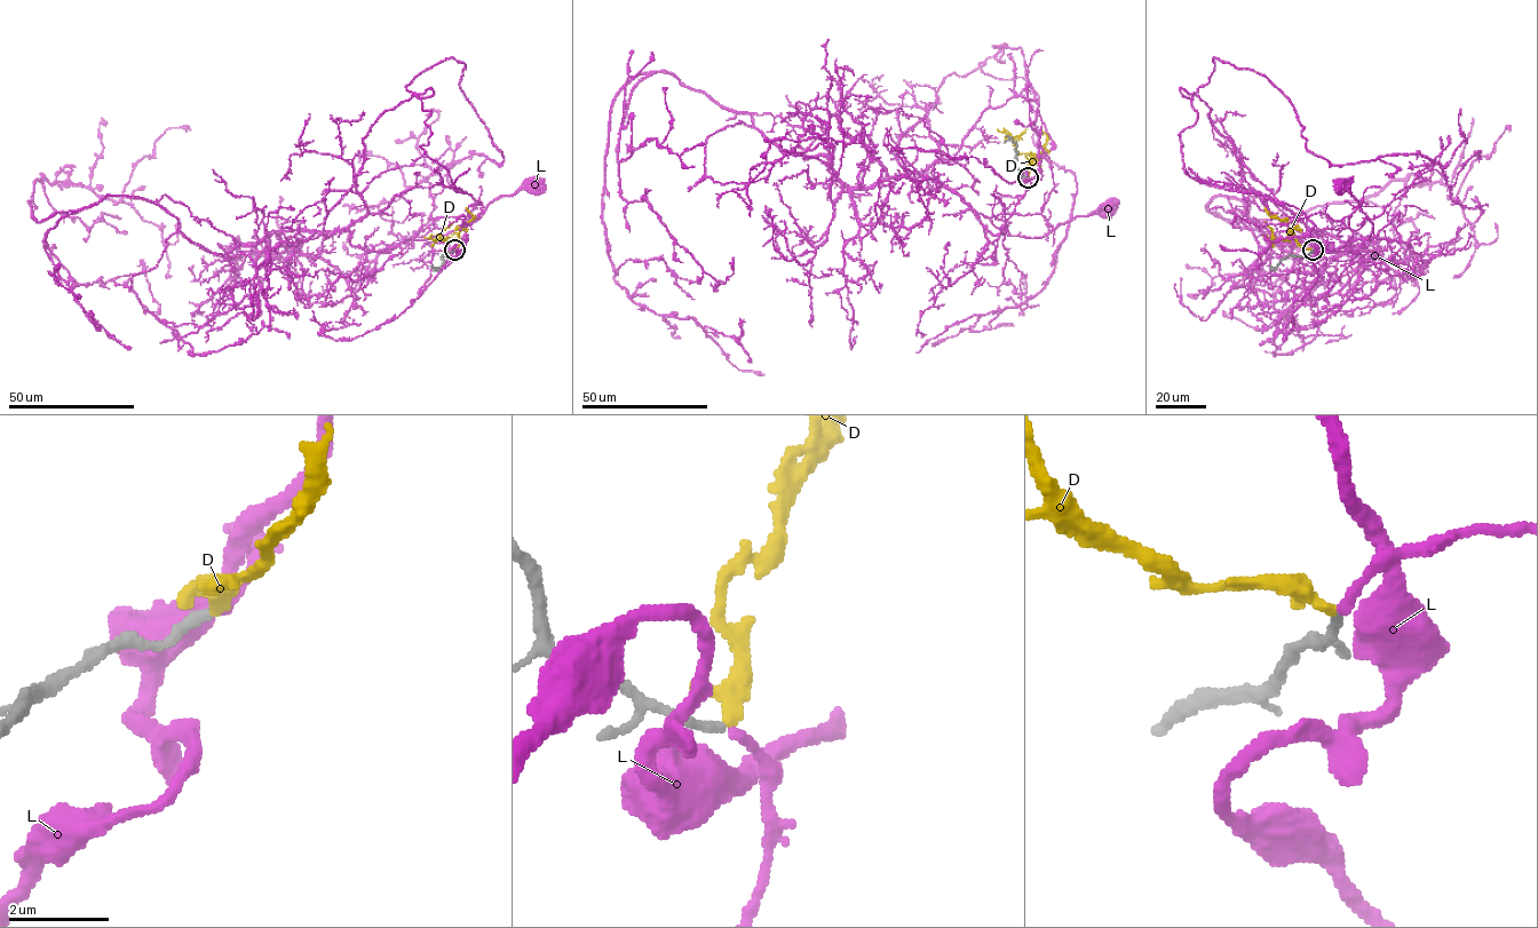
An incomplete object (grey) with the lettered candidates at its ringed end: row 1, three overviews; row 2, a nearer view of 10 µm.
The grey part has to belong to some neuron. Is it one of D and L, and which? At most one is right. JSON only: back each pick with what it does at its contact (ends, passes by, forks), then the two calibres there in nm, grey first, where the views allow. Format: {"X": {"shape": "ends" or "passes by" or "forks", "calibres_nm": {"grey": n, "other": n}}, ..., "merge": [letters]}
{"L": {"shape": "ends", "calibres_nm": {"grey": 220, "other": 170}}, "merge": ["L"]}

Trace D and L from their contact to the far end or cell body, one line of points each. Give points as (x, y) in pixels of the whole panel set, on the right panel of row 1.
D: (1313, 250), (1291, 236), (1293, 224), (1270, 216), (1266, 208)
L: (1313, 250), (1322, 246), (1356, 250), (1370, 236), (1373, 223), (1358, 203), (1340, 184)

